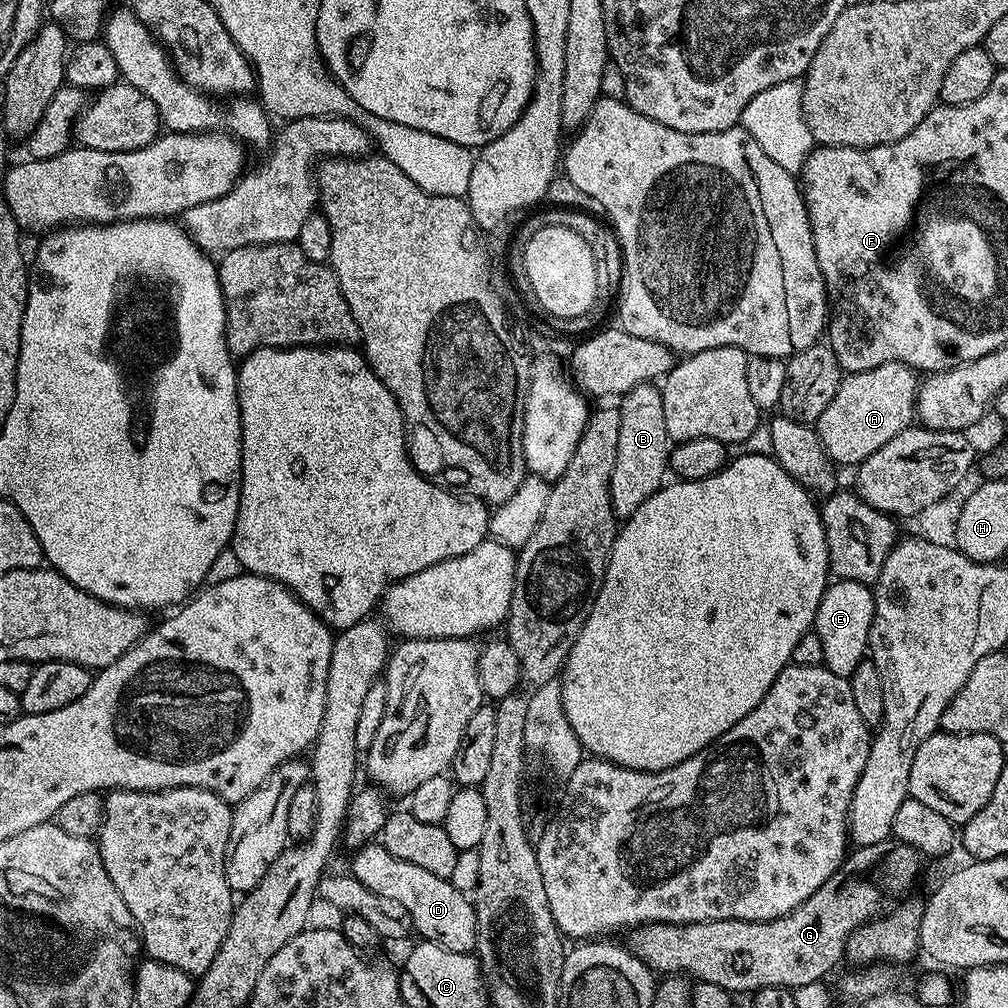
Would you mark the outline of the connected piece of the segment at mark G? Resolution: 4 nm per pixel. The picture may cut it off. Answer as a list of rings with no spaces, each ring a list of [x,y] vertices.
[[[895,838],[874,842],[874,846],[853,847],[845,855],[843,865],[802,906],[790,910],[782,918],[773,920],[703,920],[697,924],[642,924],[631,929],[630,951],[656,974],[683,974],[696,982],[714,982],[727,992],[755,994],[761,988],[787,988],[795,990],[807,983],[818,983],[828,978],[836,963],[845,959],[848,939],[863,924],[885,915],[884,892],[880,884],[901,884],[912,888],[920,876],[922,857],[910,846]]]

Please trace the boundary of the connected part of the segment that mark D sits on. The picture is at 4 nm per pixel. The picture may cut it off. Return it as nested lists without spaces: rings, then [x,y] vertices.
[[[379,842],[355,849],[353,856],[356,857],[352,860],[350,874],[358,878],[366,890],[390,898],[390,902],[399,902],[406,914],[410,914],[415,935],[420,940],[442,946],[442,950],[475,953],[476,905],[465,893],[458,891],[451,880],[438,878],[438,874],[430,874],[430,870],[422,870],[422,866],[402,862],[402,858],[394,858]]]

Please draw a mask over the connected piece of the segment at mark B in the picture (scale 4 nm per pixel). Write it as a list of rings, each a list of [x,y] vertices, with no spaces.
[[[655,383],[634,386],[622,397],[618,407],[622,423],[618,429],[618,454],[614,474],[610,474],[610,502],[617,517],[627,518],[665,483],[670,441],[666,430],[666,410],[662,410],[662,391]]]

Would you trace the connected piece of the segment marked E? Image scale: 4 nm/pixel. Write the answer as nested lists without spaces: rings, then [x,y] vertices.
[[[833,579],[818,602],[814,631],[822,642],[823,667],[845,678],[869,655],[868,639],[874,622],[873,589],[862,582]]]

